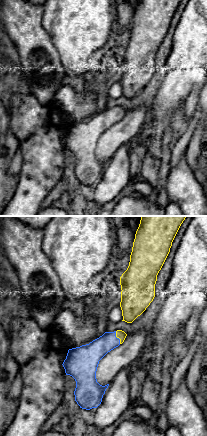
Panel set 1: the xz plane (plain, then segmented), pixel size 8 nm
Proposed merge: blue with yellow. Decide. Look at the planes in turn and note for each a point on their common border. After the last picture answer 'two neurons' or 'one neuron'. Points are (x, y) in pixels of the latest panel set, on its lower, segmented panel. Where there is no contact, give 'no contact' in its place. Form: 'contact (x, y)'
contact (116, 337)

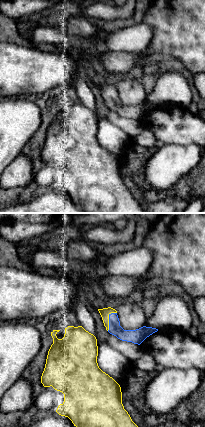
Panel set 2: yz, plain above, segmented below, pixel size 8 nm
contact (109, 319)

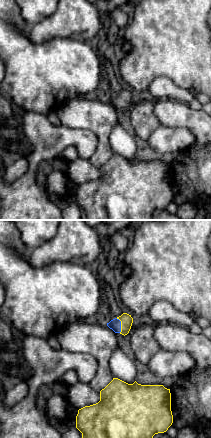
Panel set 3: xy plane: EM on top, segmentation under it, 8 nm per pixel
contact (120, 325)

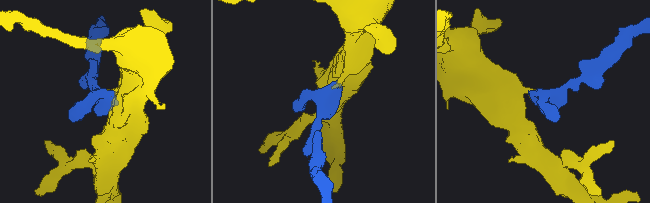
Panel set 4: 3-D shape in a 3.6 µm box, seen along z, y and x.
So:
one neuron

